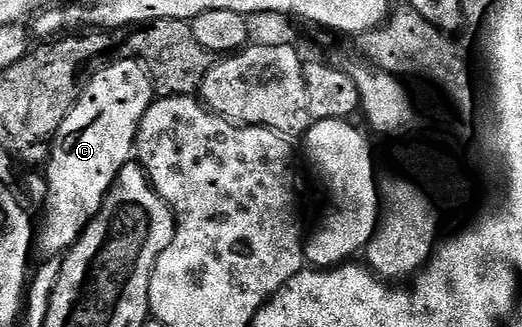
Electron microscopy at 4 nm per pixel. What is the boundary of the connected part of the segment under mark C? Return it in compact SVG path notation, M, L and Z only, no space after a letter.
M136 58L112 61L96 69L85 81L81 96L69 109L63 126L59 126L59 130L52 138L51 147L48 149L49 165L43 169L45 217L39 220L39 227L35 232L35 248L38 253L42 252L42 257L57 258L67 252L97 215L119 170L124 164L130 163L134 155L141 119L153 105L154 99L152 79L145 65Z

